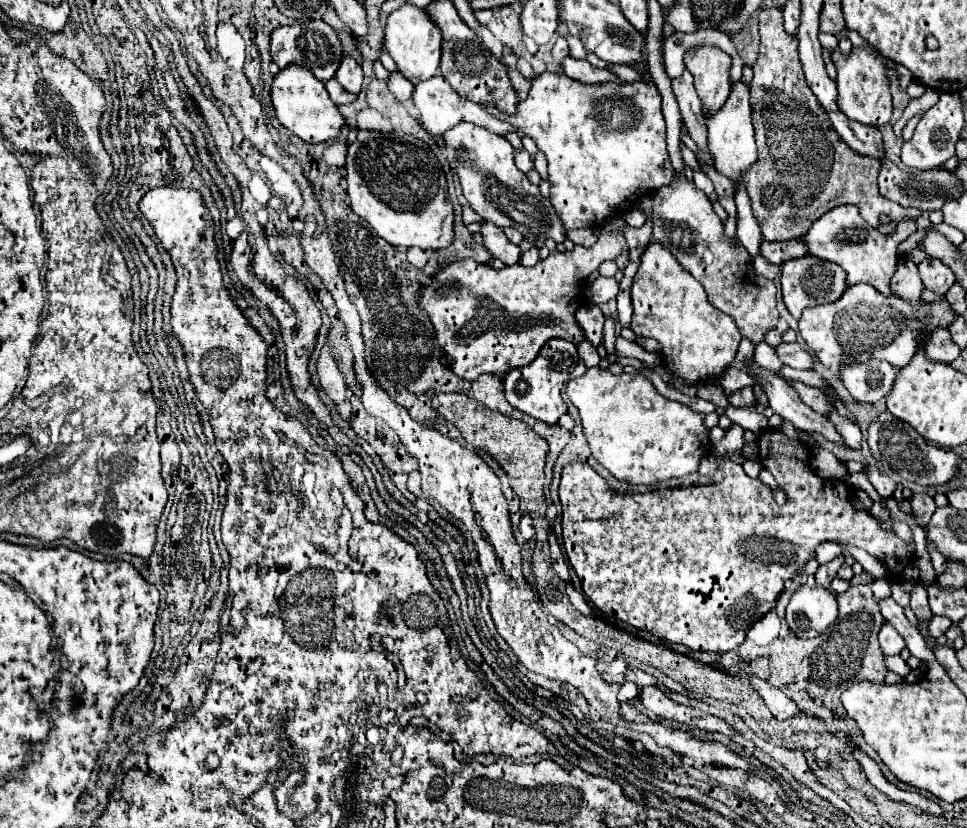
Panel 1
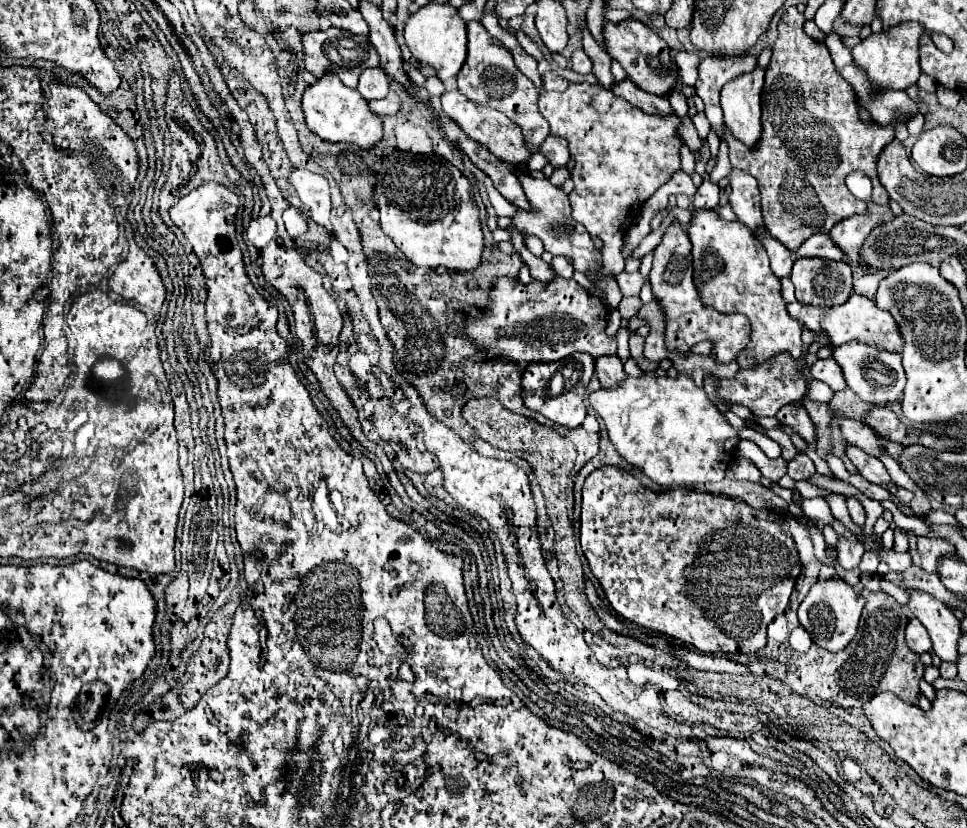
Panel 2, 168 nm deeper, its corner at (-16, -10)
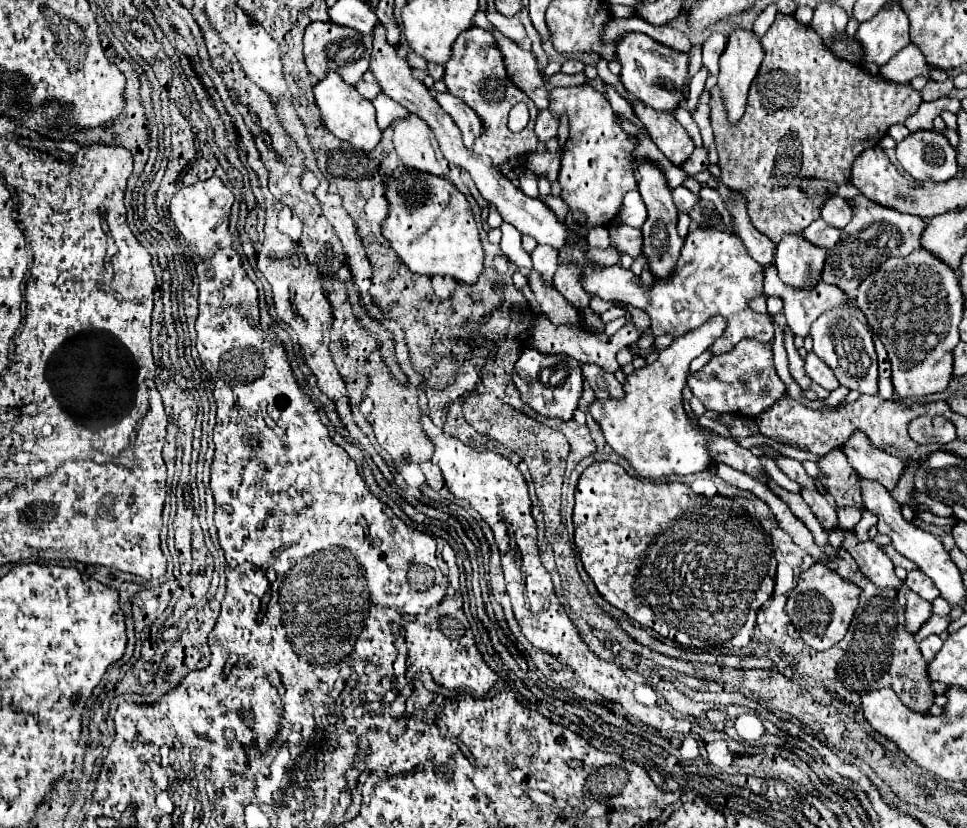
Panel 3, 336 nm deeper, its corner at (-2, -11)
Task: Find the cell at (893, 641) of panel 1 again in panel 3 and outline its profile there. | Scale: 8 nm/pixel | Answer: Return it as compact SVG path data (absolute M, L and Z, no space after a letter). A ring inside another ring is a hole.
M906 590L906 602L906 628L916 632L932 616L932 602L920 598L912 590Z

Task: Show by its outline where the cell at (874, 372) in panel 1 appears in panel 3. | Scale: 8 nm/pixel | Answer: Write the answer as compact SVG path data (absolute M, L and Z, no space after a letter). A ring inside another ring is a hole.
M840 304L834 310L820 314L810 326L810 336L814 340L812 352L832 368L840 384L844 384L850 390L858 390L862 394L878 392L878 364L872 332L864 322L858 322L858 318L854 318L848 304Z

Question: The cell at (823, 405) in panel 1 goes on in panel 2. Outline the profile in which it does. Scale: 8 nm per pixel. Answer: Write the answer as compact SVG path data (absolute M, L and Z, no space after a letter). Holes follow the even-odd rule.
M834 415L834 421L838 423L838 427L840 427L840 431L842 431L842 435L844 435L844 439L848 443L860 447L868 455L878 457L880 443L878 443L878 437L874 435L874 431L872 431L870 425L864 425L862 421L850 419L846 415Z

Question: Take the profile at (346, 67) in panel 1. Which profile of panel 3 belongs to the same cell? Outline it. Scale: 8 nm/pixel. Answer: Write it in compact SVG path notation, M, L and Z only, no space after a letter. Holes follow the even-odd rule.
M368 70L366 74L364 74L364 78L356 84L356 90L364 96L364 98L368 98L368 100L374 100L380 92L382 92L382 88L378 86L378 80L374 78L374 74Z

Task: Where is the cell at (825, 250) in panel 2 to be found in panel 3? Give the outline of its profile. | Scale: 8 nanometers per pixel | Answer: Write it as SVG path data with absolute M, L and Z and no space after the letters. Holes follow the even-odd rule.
M818 218L818 220L814 220L814 222L802 232L802 236L804 236L806 240L810 240L812 244L816 244L816 246L834 248L834 244L836 244L838 238L840 238L840 230L834 228L834 226L830 226L830 224L826 224L822 218Z

